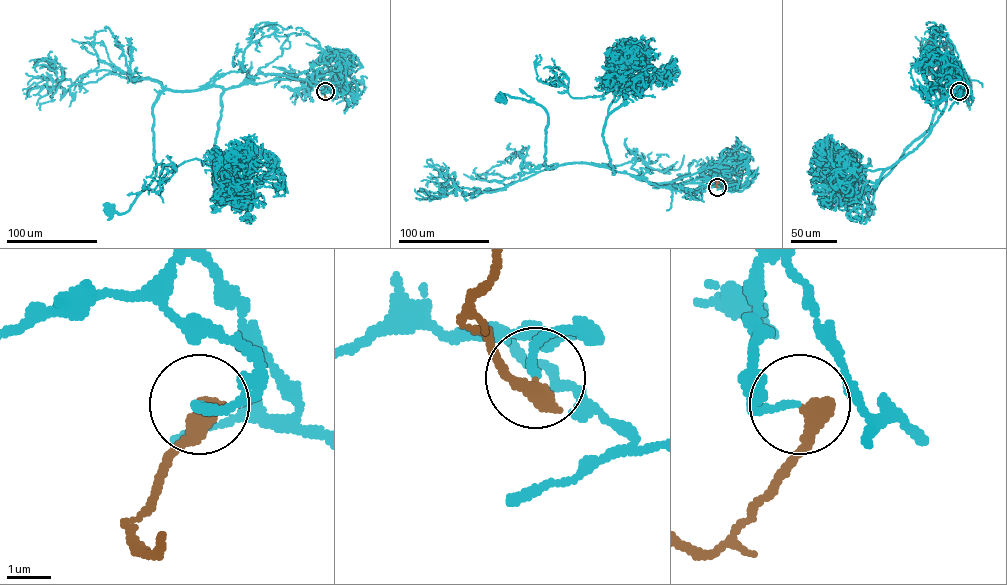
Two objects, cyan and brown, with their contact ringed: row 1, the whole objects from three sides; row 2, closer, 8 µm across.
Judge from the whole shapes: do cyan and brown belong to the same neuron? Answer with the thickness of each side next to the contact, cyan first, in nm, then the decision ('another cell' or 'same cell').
180 nm thick on the cyan side, 480 nm on the other; same cell

